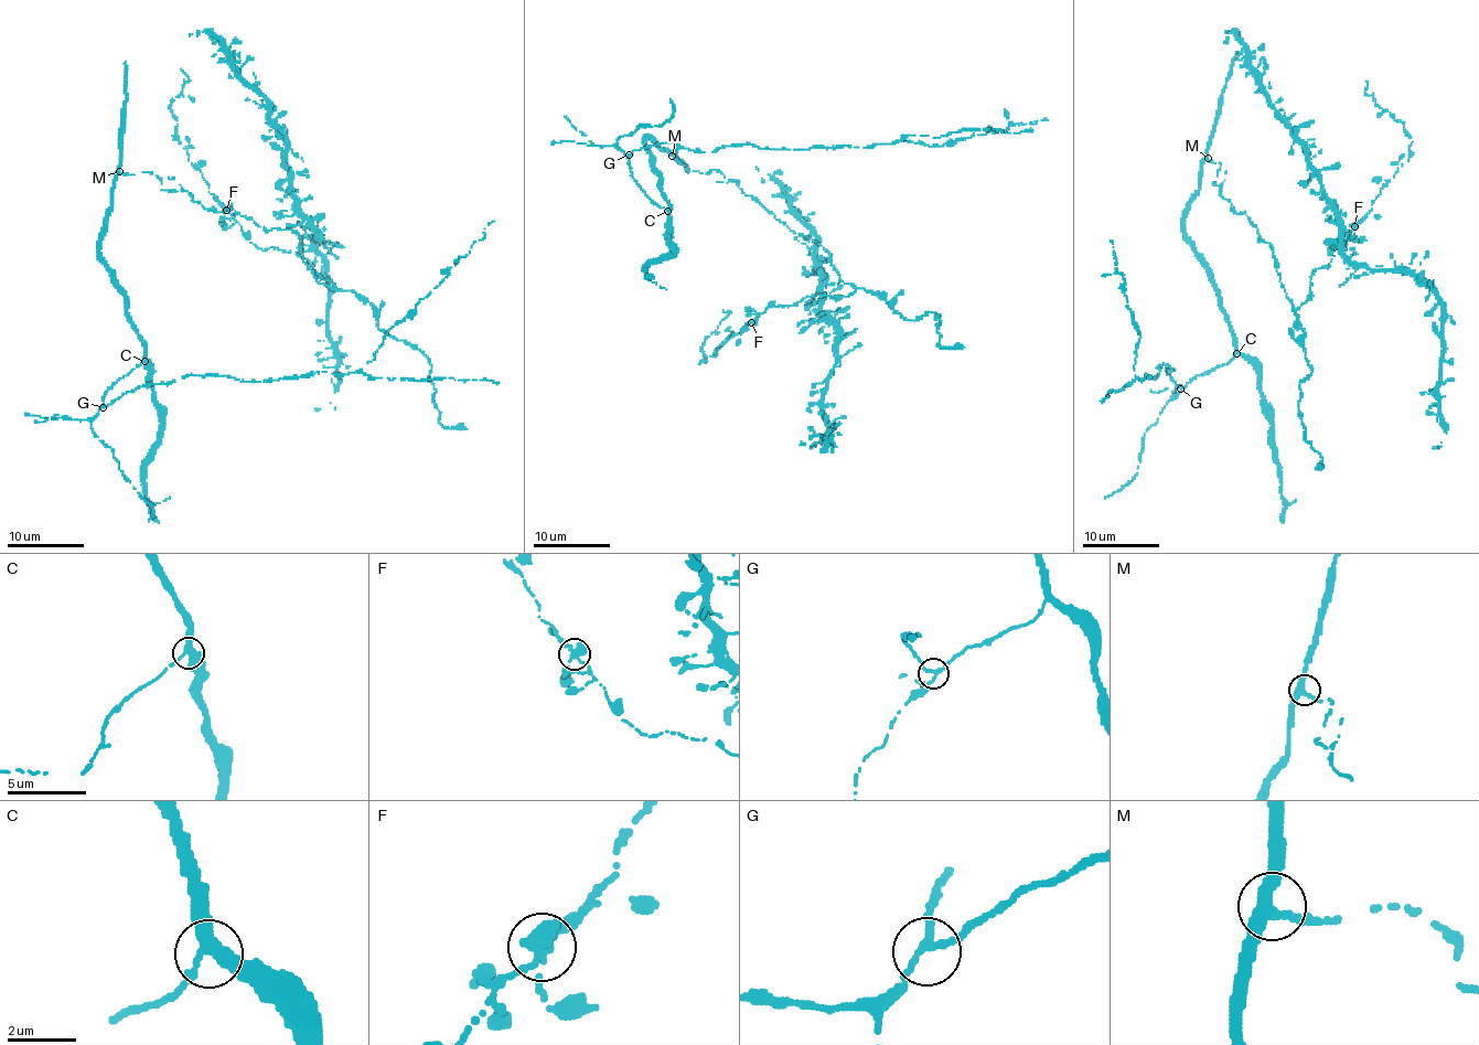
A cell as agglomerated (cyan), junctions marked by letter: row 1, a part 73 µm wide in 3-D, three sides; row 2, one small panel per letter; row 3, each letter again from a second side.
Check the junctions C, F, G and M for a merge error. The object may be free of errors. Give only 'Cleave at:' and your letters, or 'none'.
Cleave at: none

